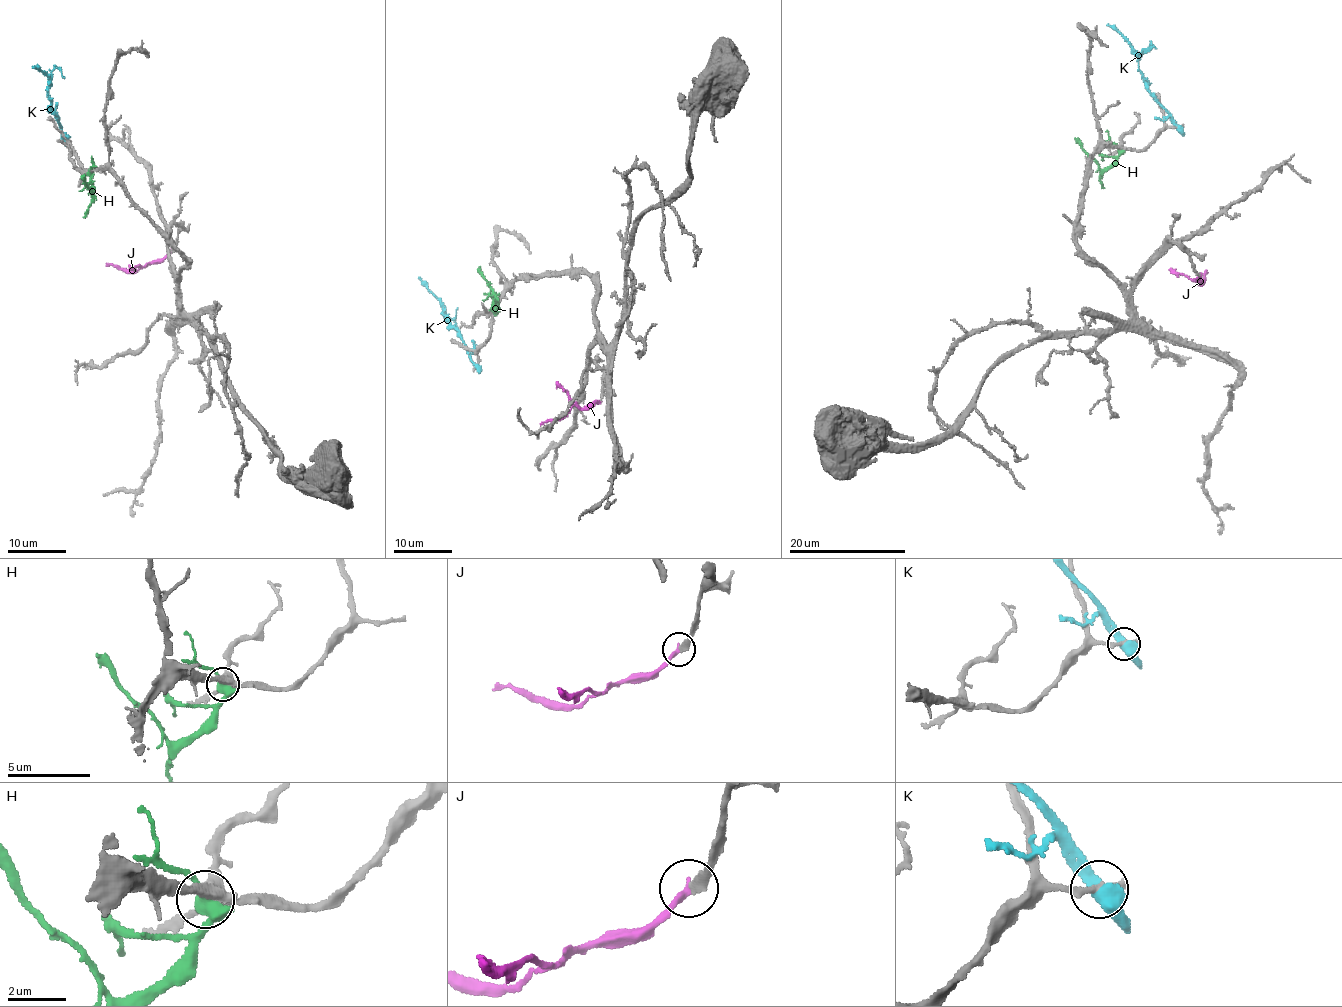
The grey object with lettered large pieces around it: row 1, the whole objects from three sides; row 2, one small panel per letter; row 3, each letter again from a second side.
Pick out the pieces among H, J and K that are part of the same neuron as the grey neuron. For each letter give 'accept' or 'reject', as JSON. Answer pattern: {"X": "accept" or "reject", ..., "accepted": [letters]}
{"H": "reject", "J": "accept", "K": "reject", "accepted": ["J"]}

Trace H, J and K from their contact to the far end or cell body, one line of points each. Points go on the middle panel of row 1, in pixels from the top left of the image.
H: (491, 310), (496, 308), (497, 298), (480, 266)
J: (600, 401), (583, 408), (573, 405), (568, 412), (540, 425)
K: (476, 365), (469, 357), (462, 336), (445, 316), (441, 303), (418, 277)

